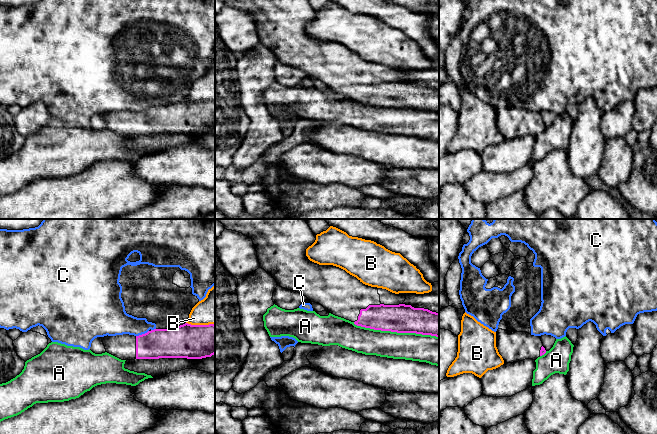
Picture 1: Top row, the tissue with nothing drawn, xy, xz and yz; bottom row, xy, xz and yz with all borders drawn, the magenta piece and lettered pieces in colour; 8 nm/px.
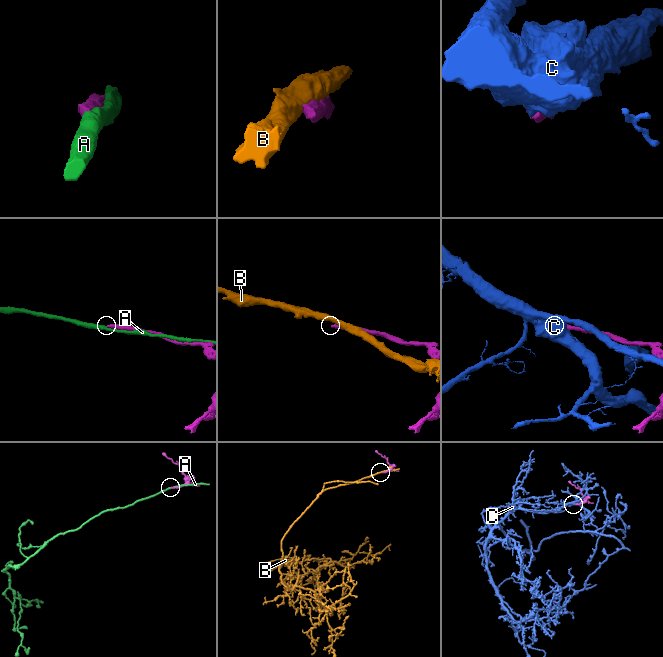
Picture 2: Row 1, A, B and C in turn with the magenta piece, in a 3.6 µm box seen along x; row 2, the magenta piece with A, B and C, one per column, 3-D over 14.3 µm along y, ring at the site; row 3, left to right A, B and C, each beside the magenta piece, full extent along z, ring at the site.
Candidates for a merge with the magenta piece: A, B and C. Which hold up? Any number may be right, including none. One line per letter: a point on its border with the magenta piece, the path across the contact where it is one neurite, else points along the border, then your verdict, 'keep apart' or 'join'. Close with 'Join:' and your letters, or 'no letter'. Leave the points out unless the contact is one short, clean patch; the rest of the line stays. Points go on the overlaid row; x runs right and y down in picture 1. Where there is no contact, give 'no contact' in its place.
A: contact xz (396, 331); keep apart
B: contact xy (200, 325); keep apart
C: contact xy (142, 334); keep apart
Join: no letter

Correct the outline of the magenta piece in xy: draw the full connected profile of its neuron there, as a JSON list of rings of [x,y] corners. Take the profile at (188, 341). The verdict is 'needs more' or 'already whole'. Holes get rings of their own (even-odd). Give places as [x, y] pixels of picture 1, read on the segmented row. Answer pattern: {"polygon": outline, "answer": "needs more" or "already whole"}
{"polygon": [[[185,323],[145,334],[104,336],[106,352],[121,359],[187,358],[202,359],[215,354],[215,325]]], "answer": "needs more"}

